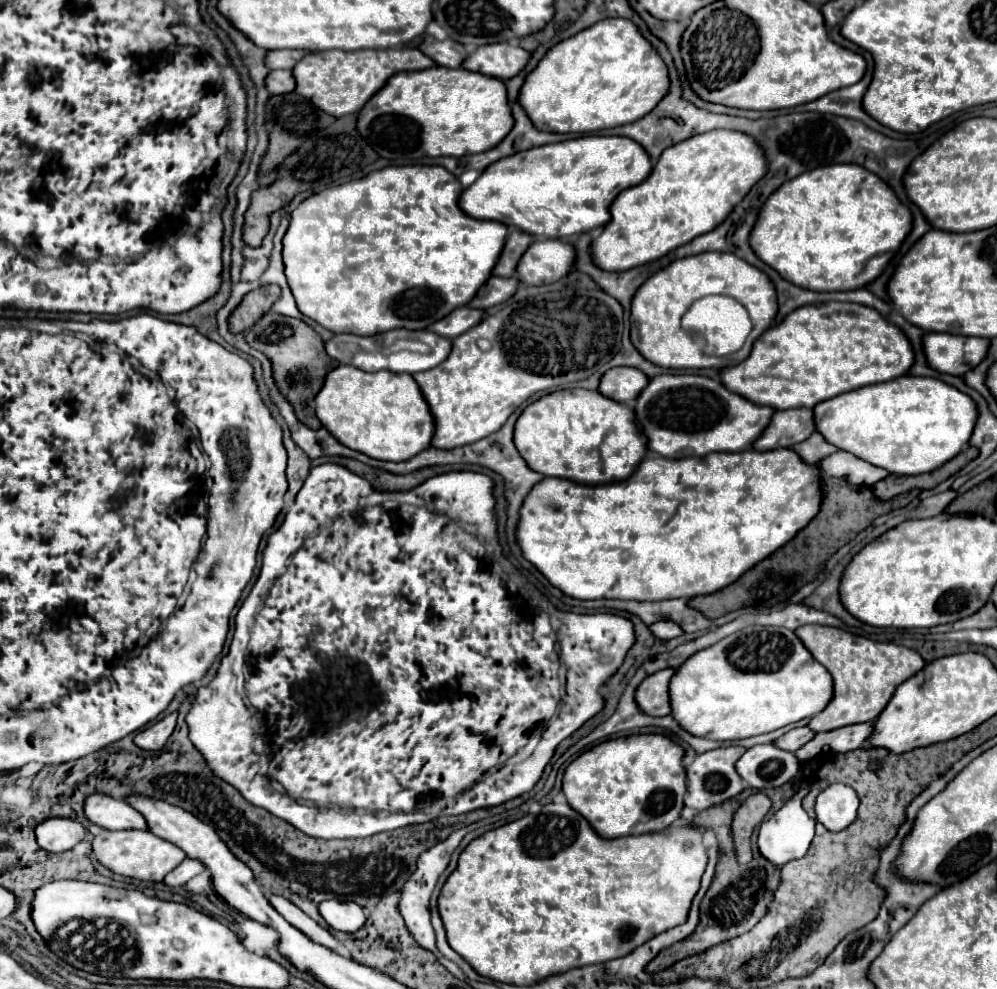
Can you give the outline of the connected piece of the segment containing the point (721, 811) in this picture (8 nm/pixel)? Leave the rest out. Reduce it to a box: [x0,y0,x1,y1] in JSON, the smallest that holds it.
[648,797,780,973]

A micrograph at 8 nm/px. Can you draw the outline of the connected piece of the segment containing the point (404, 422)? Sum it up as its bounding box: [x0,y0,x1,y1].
[316,365,436,461]

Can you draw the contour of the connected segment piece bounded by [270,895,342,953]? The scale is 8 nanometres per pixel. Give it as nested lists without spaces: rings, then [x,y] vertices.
[[[270,895],[270,903],[272,903],[272,907],[290,923],[290,925],[294,925],[296,929],[300,929],[302,933],[306,933],[312,941],[316,941],[316,943],[320,943],[320,945],[326,945],[328,949],[332,949],[332,951],[342,951],[342,945],[324,929],[324,927],[320,927],[314,919],[310,919],[304,911],[300,911],[294,903],[290,903],[288,899],[284,899],[284,897],[280,897],[280,895]]]

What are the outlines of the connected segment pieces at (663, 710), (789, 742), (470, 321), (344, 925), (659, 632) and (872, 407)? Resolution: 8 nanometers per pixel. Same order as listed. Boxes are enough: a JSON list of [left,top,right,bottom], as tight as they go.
[[636,669,676,717],[776,727,816,751],[428,307,484,339],[320,899,366,933],[650,621,684,639],[814,375,976,475]]

